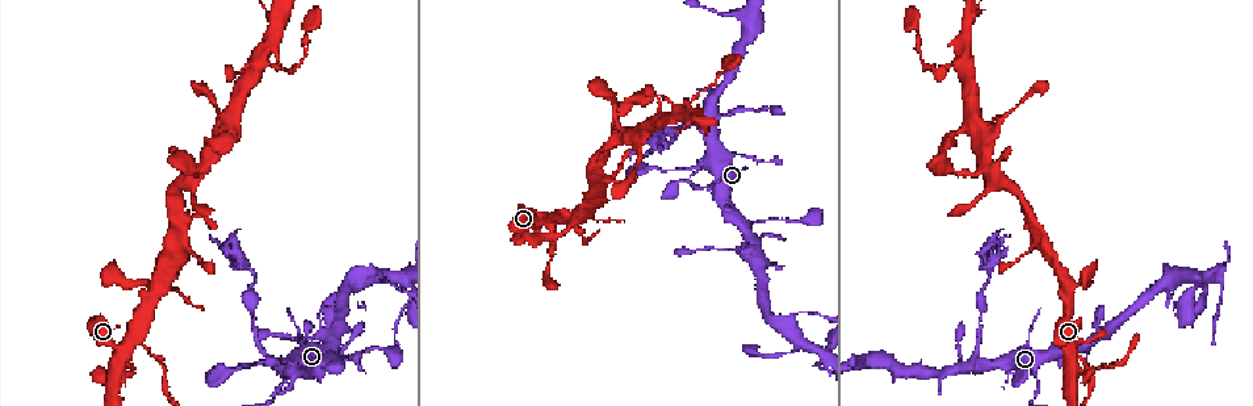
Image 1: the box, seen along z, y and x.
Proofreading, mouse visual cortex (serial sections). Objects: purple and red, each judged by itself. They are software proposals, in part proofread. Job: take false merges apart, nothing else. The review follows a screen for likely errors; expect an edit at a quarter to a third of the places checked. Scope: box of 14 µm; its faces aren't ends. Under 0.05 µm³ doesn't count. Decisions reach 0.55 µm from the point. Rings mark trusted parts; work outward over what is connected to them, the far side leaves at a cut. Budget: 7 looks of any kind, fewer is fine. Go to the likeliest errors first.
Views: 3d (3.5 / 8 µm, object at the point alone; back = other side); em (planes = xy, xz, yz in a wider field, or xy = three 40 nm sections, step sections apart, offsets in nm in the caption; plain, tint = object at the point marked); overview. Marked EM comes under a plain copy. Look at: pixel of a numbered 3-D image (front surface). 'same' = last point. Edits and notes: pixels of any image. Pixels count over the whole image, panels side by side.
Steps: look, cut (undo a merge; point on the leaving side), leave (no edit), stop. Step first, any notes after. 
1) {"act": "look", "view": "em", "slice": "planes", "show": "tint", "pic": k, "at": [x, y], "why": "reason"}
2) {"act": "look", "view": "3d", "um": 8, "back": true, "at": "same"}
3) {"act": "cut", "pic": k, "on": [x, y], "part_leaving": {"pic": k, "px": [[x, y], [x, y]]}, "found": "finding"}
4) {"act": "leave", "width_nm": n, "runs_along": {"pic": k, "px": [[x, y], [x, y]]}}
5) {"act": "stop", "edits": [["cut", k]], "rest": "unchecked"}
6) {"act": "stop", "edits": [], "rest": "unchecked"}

{"act": "look", "view": "3d", "um": 8, "pic": 1, "at": [142, 342], "why": "thick turns thin"}

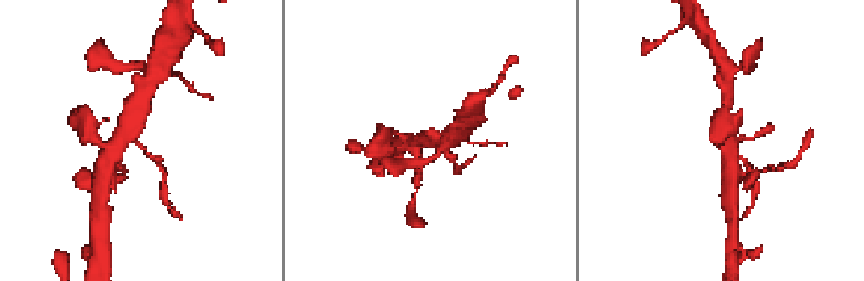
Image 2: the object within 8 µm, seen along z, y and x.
{"act": "look", "view": "em", "slice": "planes", "show": "tint", "pic": 2, "at": [135, 141], "why": "shape alone is not enough"}

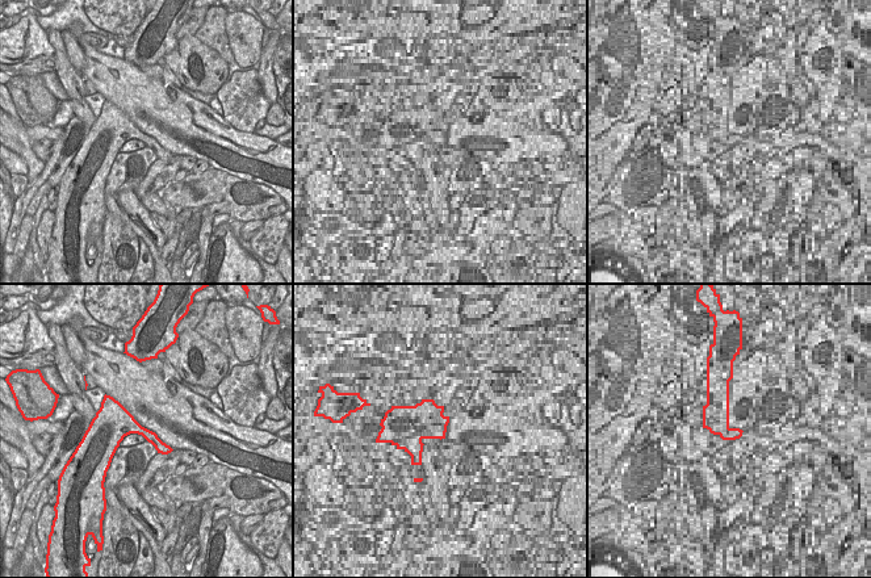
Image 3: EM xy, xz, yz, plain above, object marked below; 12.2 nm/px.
{"act": "leave", "found": "all the same cell"}

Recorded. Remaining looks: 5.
{"act": "look", "view": "3d", "um": 8, "pic": 1, "at": [687, 126], "why": "sudden change in width"}

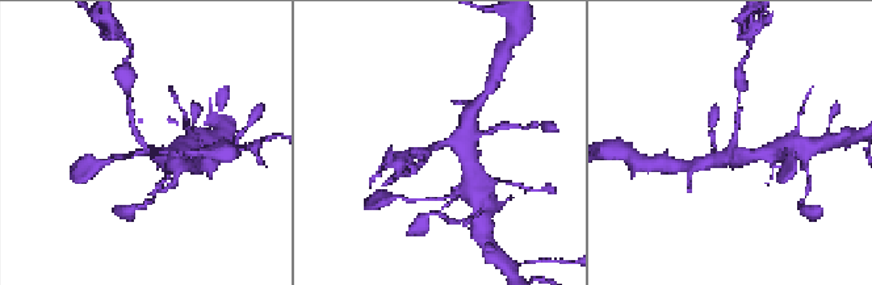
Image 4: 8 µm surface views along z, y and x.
{"act": "look", "view": "em", "slice": "xy", "step": 3, "show": "tint", "pic": 4, "at": [145, 146]}

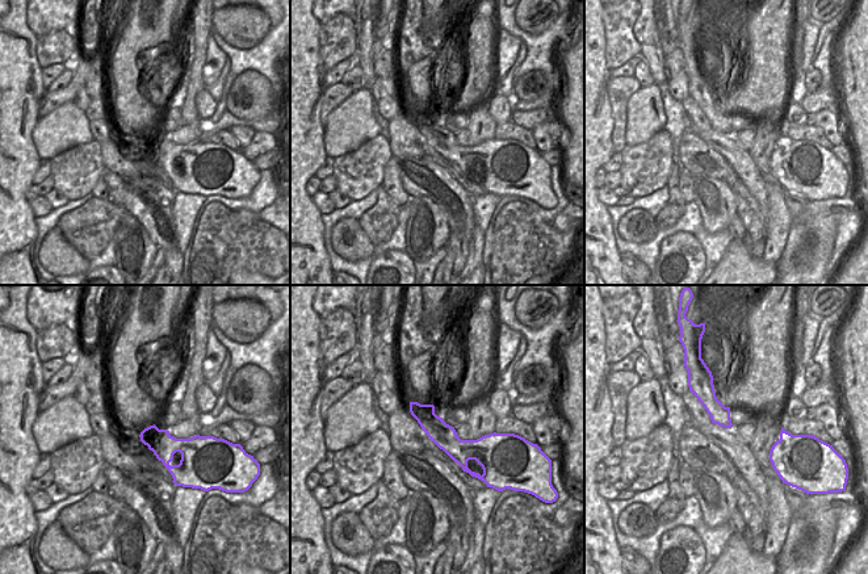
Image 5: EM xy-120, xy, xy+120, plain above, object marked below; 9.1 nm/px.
{"act": "cut", "pic": 4, "on": [737, 117], "part_leaving": {"pic": 4, "px": [[736, 134], [738, 126], [740, 80]]}, "found": "a second cell is stuck on"}

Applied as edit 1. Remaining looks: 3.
{"act": "look", "view": "overview", "why": "redraw"}

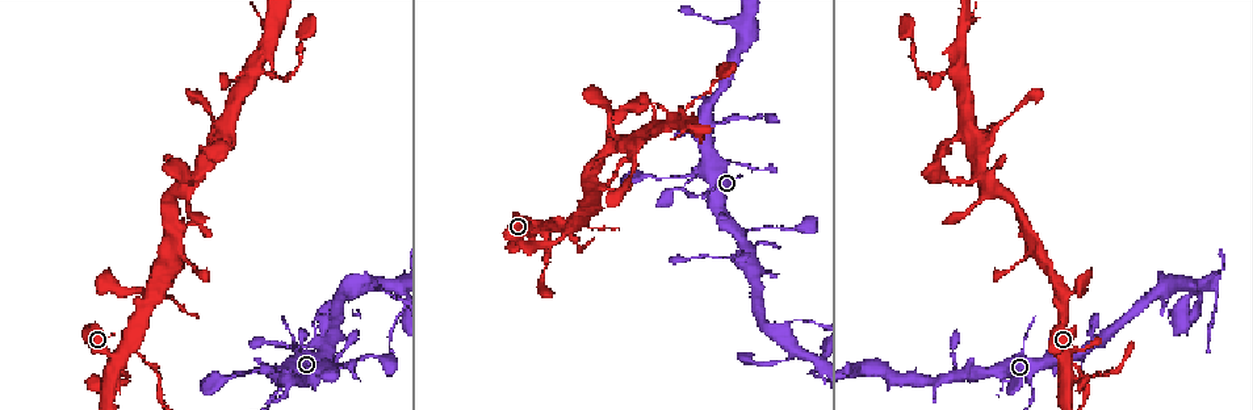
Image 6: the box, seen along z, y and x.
{"act": "look", "view": "em", "slice": "xy", "step": 3, "show": "tint", "pic": 6, "at": [271, 74]}

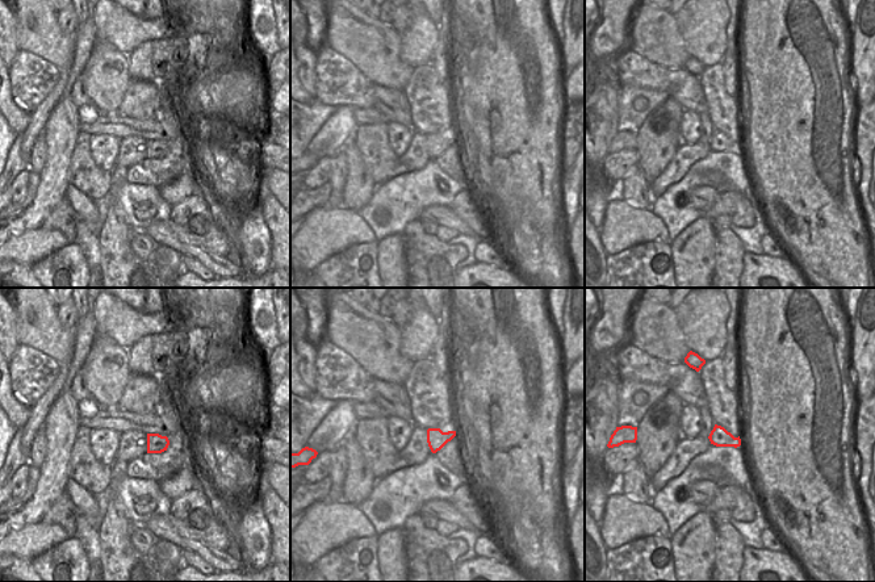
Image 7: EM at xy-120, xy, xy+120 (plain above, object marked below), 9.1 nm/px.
{"act": "look", "view": "3d", "um": 3.5, "at": "same"}

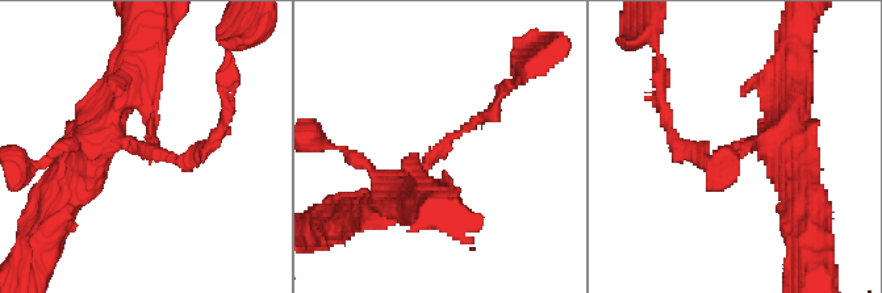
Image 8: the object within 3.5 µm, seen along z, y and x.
{"act": "leave", "runs_along": {"pic": 8, "px": [[387, 195], [488, 114], [504, 91]]}, "found": "one cell here"}

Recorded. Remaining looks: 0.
{"act": "stop", "edits": [["cut", 4]], "rest": "unchecked"}

